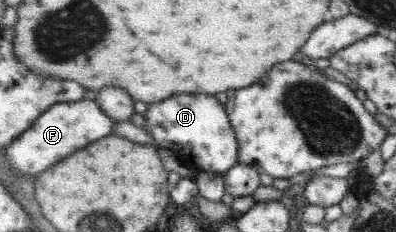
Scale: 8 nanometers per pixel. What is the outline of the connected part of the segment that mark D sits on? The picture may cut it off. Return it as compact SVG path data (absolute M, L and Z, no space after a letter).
M178 93L167 97L166 100L153 103L153 105L149 104L144 117L145 125L142 128L154 139L157 147L172 151L189 168L194 168L201 172L215 171L224 173L230 167L239 163L235 132L227 117L224 104L219 102L214 95Z

